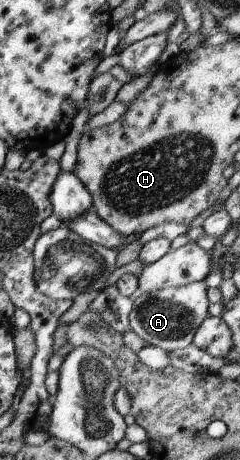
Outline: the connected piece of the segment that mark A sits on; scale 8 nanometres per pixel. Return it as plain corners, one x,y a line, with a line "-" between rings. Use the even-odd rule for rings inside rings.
204,280
192,282
182,287
169,287
156,291
141,293
132,297
132,305
129,313
129,330
133,331
140,339
151,346
158,346
164,351
178,351
191,343
192,337
198,325
207,316
208,298

